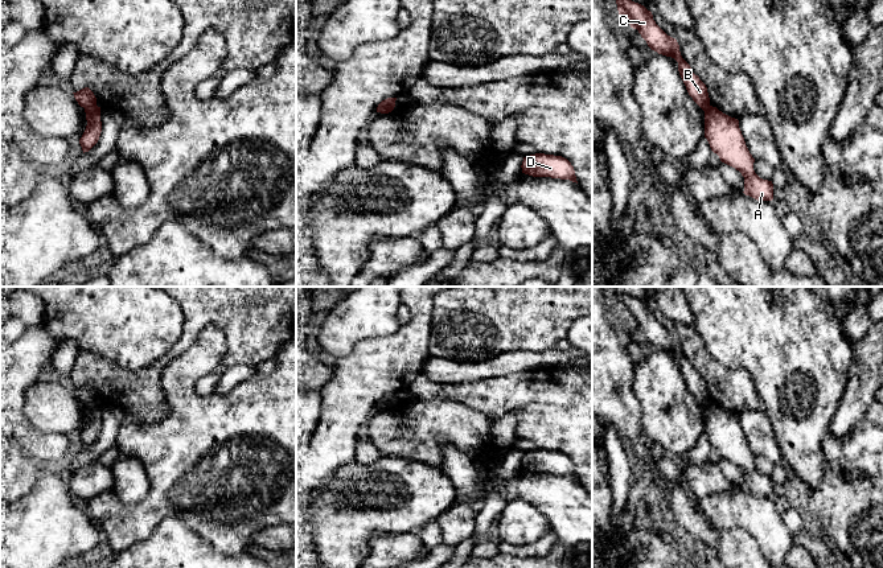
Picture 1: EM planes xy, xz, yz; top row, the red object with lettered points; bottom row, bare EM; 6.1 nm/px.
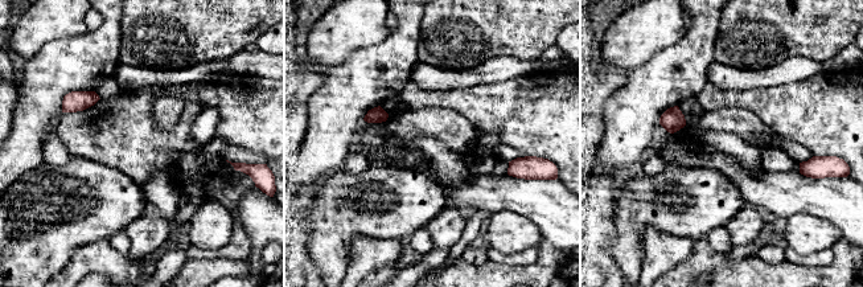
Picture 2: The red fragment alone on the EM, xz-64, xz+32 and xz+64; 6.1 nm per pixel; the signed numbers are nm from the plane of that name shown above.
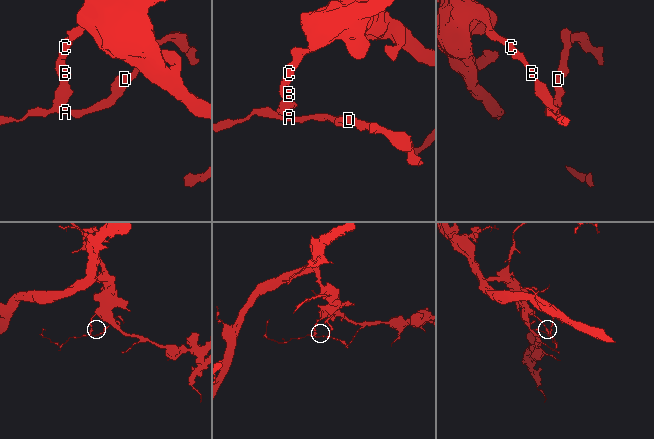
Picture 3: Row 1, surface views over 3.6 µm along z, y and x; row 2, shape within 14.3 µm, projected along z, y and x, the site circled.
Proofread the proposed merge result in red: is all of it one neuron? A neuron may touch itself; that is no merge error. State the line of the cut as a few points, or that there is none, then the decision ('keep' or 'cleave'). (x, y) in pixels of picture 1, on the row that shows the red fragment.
cut xy (95, 105), (85, 110); cleave

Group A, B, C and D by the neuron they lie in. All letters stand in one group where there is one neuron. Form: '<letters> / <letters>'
A D / B C

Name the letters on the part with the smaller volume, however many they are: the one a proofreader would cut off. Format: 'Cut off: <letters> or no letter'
Cut off: A, D

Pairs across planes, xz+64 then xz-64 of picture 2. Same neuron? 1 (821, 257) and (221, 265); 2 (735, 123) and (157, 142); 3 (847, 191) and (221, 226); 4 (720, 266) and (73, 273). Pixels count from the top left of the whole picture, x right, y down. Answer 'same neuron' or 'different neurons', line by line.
1: different neurons
2: same neuron
3: different neurons
4: different neurons

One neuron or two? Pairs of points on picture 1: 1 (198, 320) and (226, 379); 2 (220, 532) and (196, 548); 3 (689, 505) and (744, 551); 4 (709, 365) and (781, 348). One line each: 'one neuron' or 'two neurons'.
1: two neurons
2: two neurons
3: one neuron
4: two neurons

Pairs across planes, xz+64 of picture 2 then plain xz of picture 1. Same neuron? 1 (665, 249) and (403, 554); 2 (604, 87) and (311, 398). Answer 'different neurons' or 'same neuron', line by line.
1: same neuron
2: different neurons

